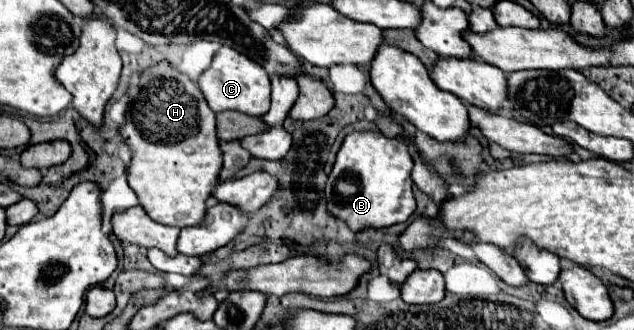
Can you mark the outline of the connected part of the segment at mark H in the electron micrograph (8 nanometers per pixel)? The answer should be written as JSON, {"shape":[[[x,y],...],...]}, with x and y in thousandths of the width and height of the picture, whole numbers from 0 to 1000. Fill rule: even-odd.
{"shape":[[[251,188],[213,230],[200,291],[200,358],[188,406],[207,455],[203,564],[244,673],[279,691],[308,685],[326,636],[326,600],[342,558],[352,491],[339,406],[339,339],[326,321],[314,261],[267,188]]]}

